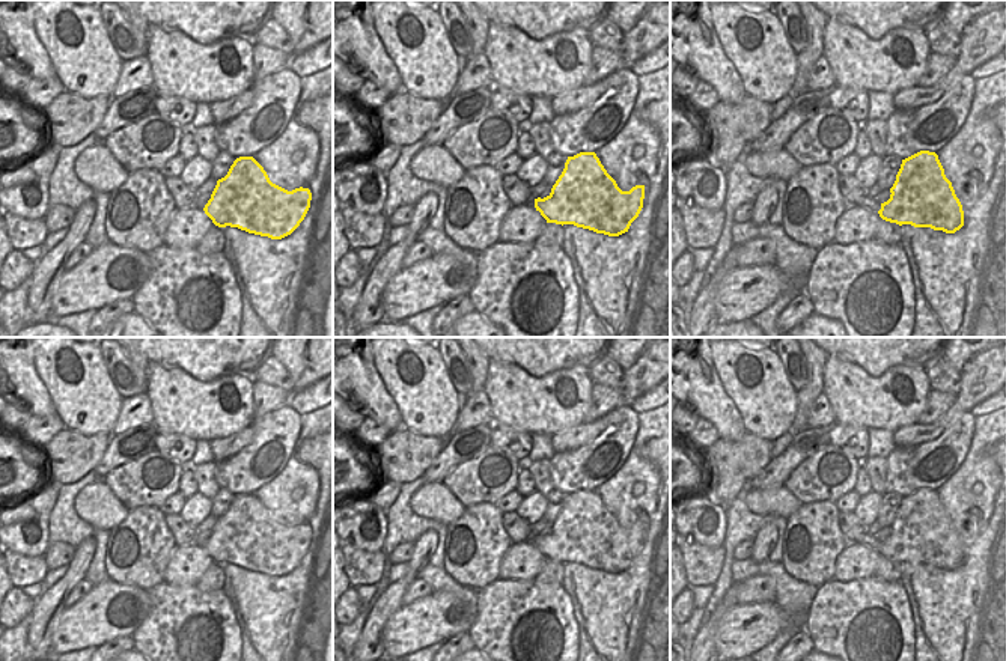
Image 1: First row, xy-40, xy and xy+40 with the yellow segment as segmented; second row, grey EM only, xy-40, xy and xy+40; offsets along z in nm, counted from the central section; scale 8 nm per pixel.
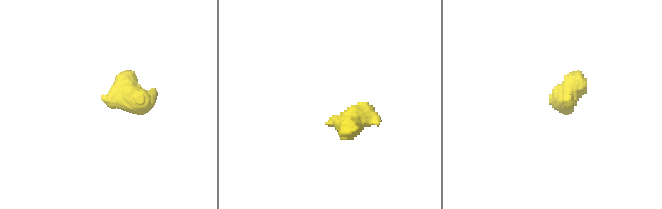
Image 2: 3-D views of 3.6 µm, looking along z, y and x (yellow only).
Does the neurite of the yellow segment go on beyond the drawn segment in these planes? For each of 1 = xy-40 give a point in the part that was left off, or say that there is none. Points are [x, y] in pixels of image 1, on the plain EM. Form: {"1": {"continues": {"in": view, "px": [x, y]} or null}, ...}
{"1": {"continues": null}}

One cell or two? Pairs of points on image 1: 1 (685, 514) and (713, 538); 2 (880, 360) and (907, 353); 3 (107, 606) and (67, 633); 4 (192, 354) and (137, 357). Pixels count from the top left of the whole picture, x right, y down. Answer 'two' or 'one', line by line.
1: one
2: one
3: one
4: two

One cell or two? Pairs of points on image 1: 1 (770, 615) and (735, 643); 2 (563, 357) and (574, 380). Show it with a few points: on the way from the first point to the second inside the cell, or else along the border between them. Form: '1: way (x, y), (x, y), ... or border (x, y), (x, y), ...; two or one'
1: way (761, 622), (744, 634); one
2: border (588, 366), (560, 368), (535, 378); two

